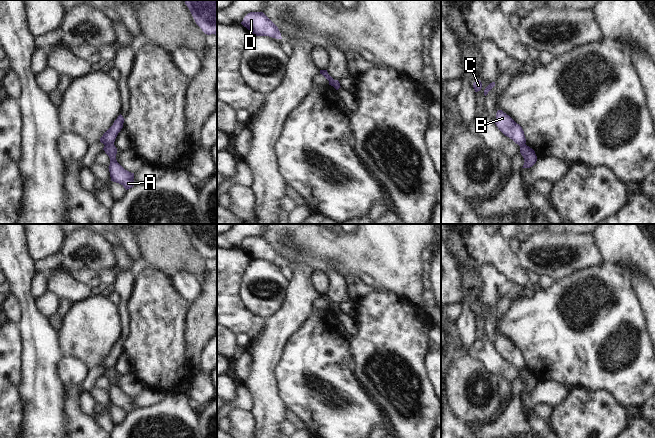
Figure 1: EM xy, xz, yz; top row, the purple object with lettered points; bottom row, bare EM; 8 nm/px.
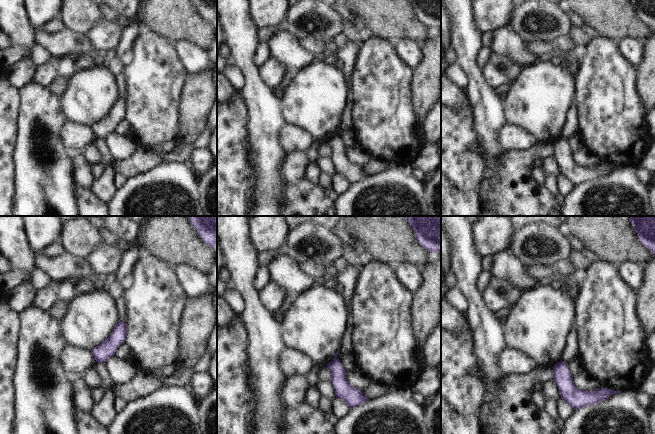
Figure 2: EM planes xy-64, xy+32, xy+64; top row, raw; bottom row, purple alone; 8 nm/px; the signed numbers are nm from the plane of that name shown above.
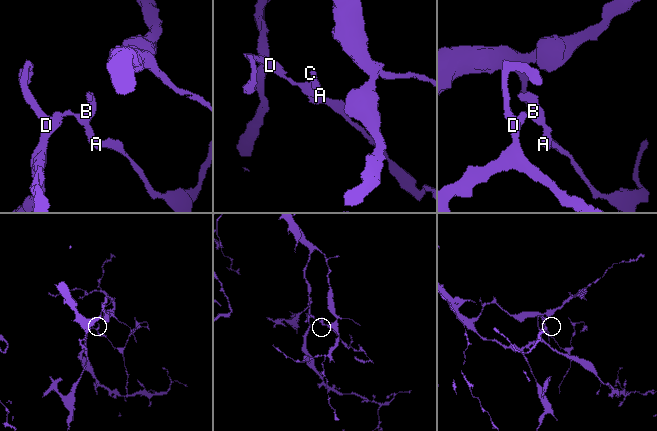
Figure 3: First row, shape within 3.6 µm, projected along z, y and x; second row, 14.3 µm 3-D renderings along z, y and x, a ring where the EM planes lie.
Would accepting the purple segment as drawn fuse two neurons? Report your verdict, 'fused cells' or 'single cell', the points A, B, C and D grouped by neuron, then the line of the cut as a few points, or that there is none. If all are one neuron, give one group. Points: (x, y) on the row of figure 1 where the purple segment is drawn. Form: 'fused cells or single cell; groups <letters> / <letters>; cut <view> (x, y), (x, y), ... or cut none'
fused cells; groups A / B C D; cut xy (113, 143), (105, 145)

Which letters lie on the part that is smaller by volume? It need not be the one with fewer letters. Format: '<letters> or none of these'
A

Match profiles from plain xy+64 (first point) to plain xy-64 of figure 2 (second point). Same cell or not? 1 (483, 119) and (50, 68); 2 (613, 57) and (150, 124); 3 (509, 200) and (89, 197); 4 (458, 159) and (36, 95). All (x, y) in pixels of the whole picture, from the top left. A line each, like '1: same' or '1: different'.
1: different
2: same
3: same
4: different

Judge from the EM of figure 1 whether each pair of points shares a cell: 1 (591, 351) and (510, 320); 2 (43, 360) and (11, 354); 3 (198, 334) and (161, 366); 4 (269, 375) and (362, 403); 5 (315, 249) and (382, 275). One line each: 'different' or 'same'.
1: same
2: different
3: different
4: different
5: same

